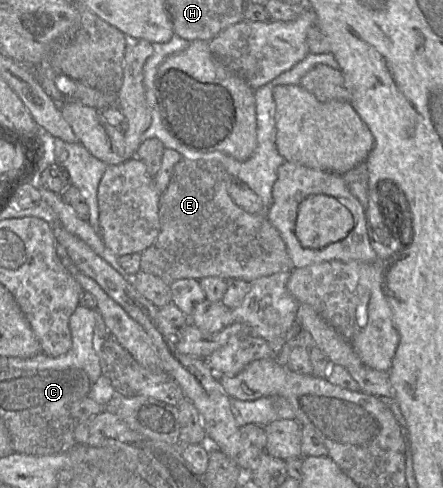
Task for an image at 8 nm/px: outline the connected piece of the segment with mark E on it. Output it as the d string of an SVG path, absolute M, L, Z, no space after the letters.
M182 157L176 163L170 182L159 199L160 231L153 244L141 253L141 271L158 276L170 285L178 279L200 280L211 276L252 282L294 269L283 239L267 217L249 213L232 200L226 187L227 176L230 175L217 161Z

